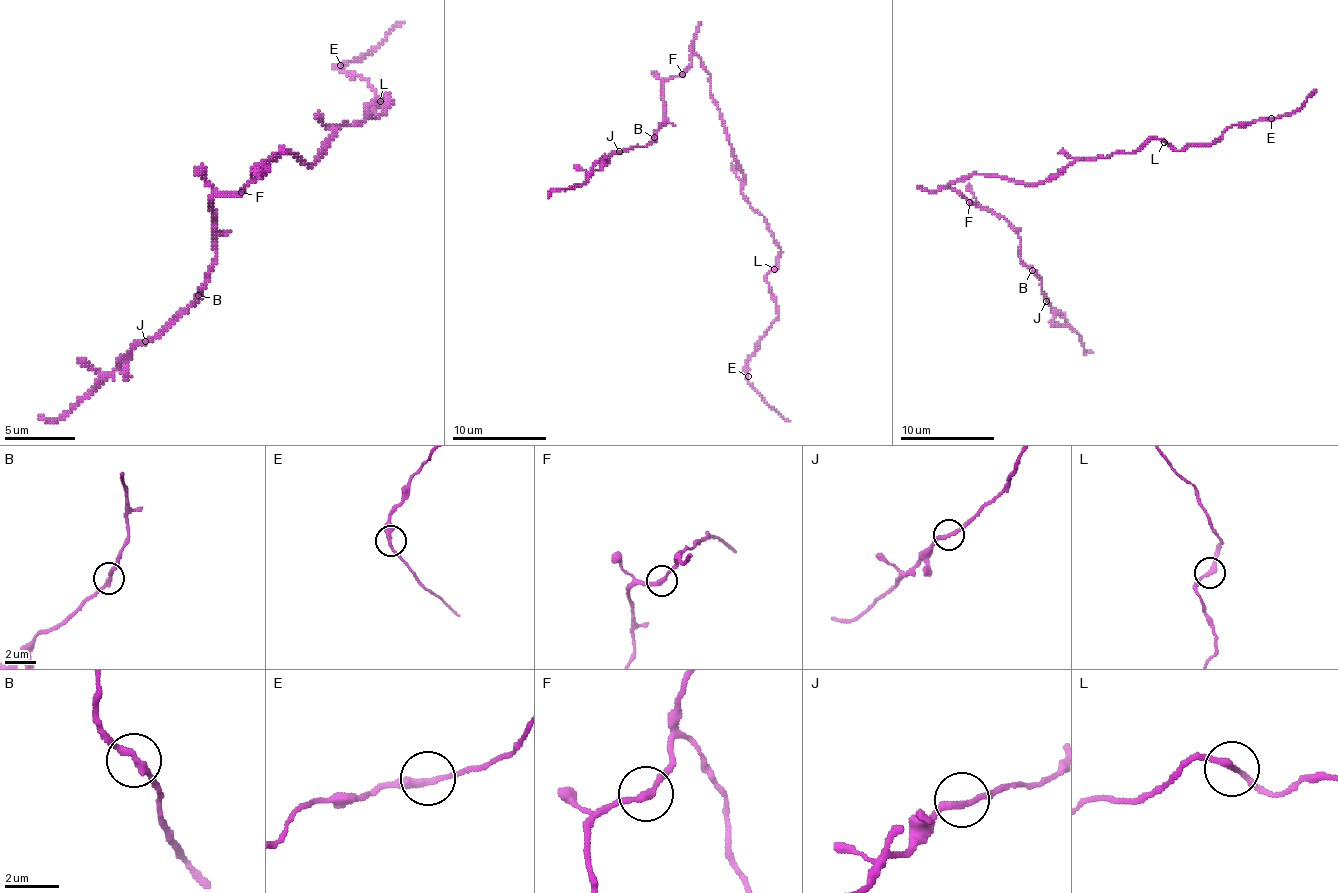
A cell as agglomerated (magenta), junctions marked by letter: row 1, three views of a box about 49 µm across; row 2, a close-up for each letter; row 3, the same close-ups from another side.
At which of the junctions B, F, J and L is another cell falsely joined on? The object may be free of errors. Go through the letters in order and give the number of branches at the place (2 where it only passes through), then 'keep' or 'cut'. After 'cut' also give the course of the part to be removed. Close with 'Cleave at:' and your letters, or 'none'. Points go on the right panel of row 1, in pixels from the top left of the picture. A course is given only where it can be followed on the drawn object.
B: 2 | keep
F: 2 | keep
J: 2 | keep
L: 2 | cut | (1163, 141), (1185, 151), (1189, 146), (1213, 143), (1234, 125), (1295, 113), (1316, 90)
Cleave at: L

